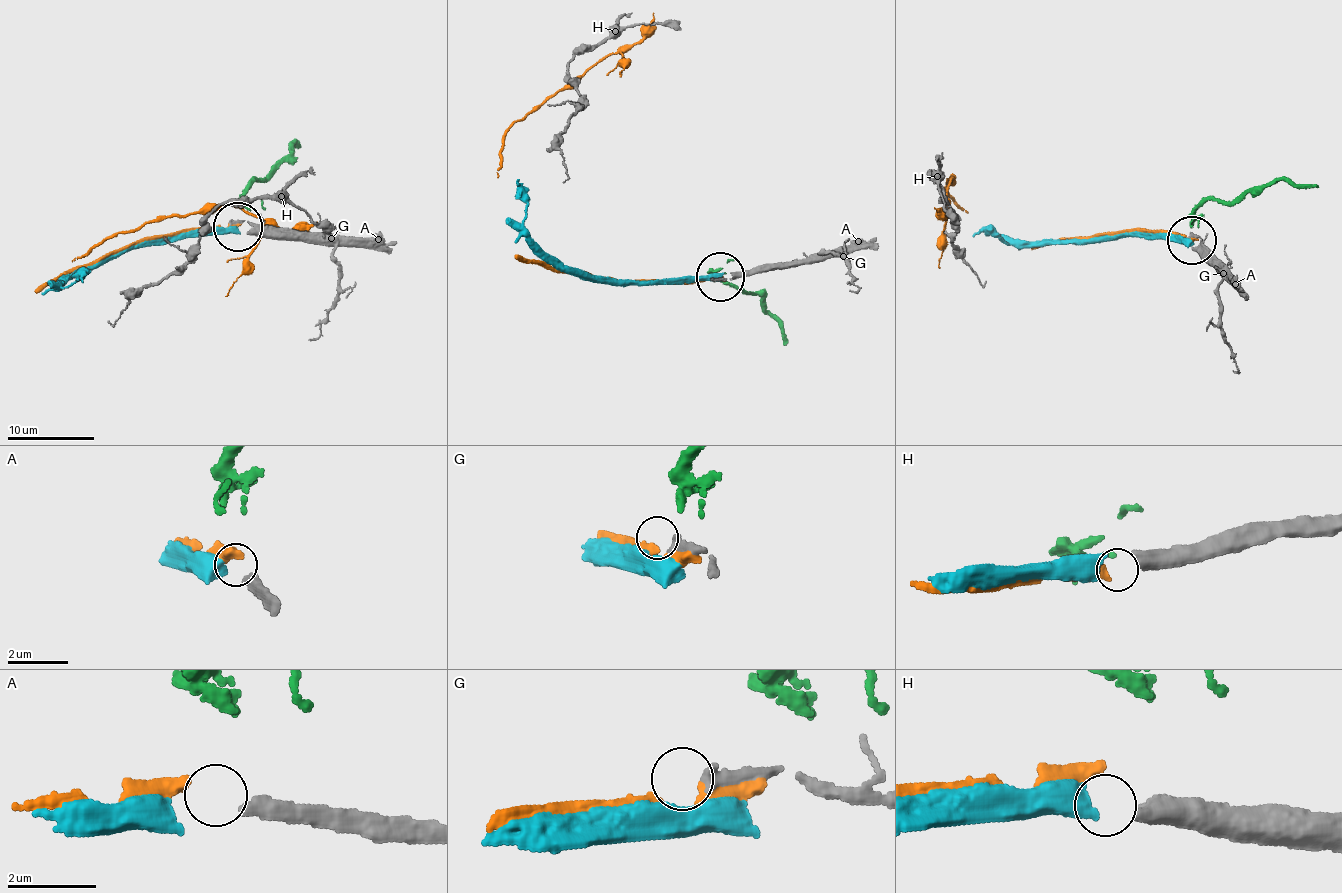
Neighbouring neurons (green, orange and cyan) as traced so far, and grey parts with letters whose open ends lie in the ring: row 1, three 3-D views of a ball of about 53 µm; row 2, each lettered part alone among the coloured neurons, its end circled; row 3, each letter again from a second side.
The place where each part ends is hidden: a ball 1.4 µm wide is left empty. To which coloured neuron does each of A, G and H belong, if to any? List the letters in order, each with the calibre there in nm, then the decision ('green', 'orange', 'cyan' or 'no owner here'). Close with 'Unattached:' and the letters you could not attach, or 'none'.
A: 300 nm | orange
G: 280 nm | no owner here
H: 480 nm | cyan
Unattached: G

